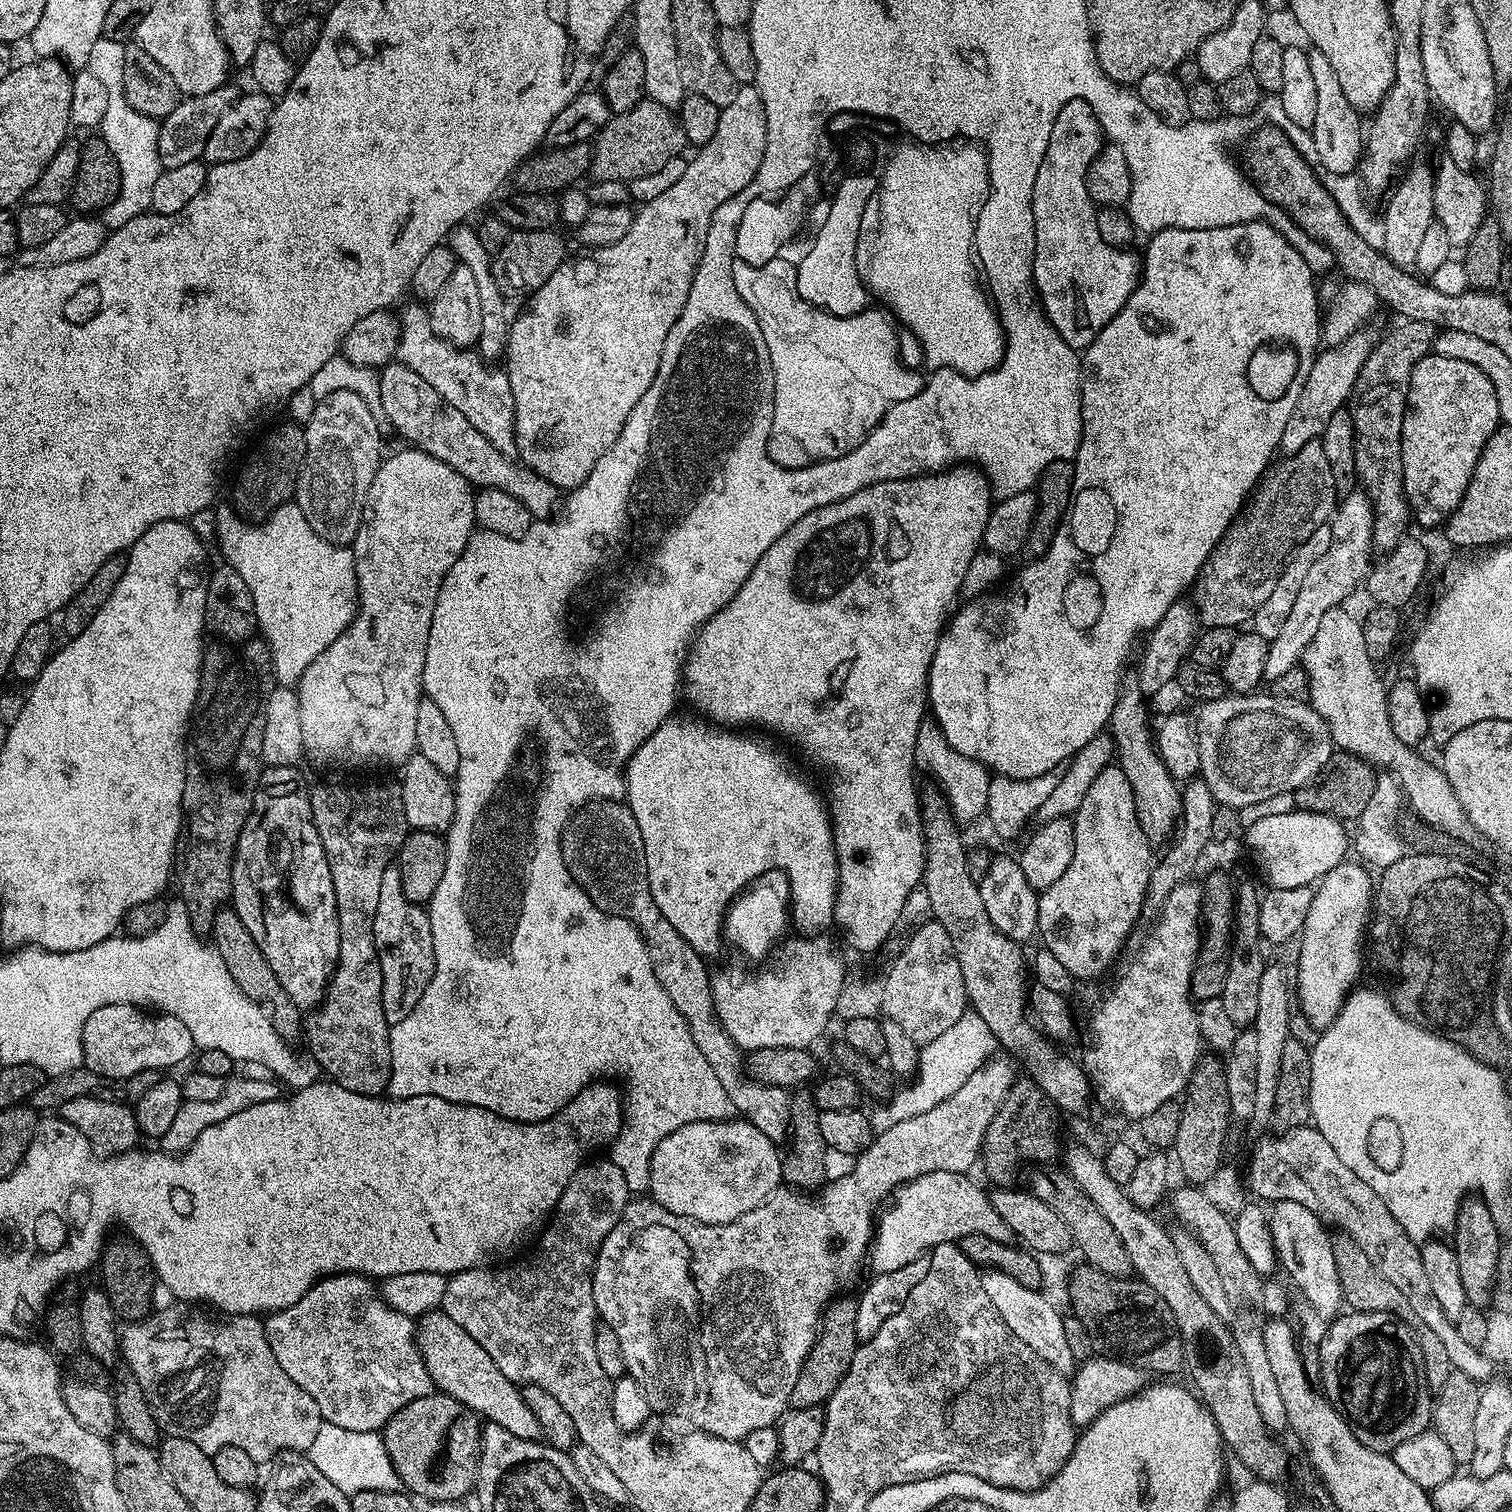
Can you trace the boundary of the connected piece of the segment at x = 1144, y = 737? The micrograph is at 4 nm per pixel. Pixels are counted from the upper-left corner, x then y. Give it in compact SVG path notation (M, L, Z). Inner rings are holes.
M1132 670L1125 671L1120 686L1120 697L1117 698L1112 711L1110 735L1114 741L1118 767L1124 771L1126 778L1130 778L1130 790L1134 792L1134 806L1138 822L1142 826L1142 834L1146 834L1149 844L1160 846L1171 837L1176 821L1180 818L1181 789L1156 752L1150 724L1148 728L1148 714L1144 710L1144 703L1146 697L1139 688L1137 673Z

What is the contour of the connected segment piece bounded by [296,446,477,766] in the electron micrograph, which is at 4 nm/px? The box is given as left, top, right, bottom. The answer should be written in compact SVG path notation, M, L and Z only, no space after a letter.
M411 446L405 447L405 452L396 452L385 459L374 474L374 482L370 486L368 501L364 503L364 517L360 519L358 534L350 547L352 558L356 565L356 595L358 607L356 617L352 619L347 630L340 635L322 654L306 666L300 683L296 688L298 706L302 710L302 742L304 751L309 757L321 760L324 764L360 764L365 760L368 764L396 764L403 766L416 752L416 728L418 723L418 706L422 699L424 687L424 667L426 666L426 646L430 638L430 622L434 618L434 606L438 602L438 594L450 566L458 562L462 550L466 550L468 539L471 538L476 523L476 492L473 485L458 470L446 466L438 458Z

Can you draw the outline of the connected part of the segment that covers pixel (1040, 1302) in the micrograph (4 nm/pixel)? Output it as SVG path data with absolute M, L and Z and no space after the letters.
M987 1269L980 1275L982 1290L995 1310L1006 1322L1006 1326L1016 1335L1020 1343L1025 1344L1038 1358L1042 1358L1048 1365L1056 1371L1068 1374L1073 1371L1074 1361L1066 1342L1066 1335L1063 1329L1064 1316L1058 1309L1044 1296L1039 1289L1022 1286L1020 1282L1008 1274L1002 1274L996 1269Z

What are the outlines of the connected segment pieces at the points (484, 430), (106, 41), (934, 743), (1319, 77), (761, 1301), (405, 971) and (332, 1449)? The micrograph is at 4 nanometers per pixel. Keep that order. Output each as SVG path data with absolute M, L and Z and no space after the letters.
M411 303L398 316L401 329L396 348L397 361L408 366L414 374L421 375L450 406L461 411L476 430L494 442L502 454L515 457L518 451L514 432L514 396L507 373L489 366L477 351L458 348L436 335L429 311L419 303Z
M101 36L98 42L94 42L86 65L87 71L93 72L106 90L106 118L102 118L98 132L106 142L106 146L110 146L110 154L114 154L114 162L118 162L120 171L120 193L114 198L114 202L110 202L102 212L104 227L108 230L126 226L130 218L143 216L151 209L154 182L158 182L162 171L158 152L160 125L157 117L142 114L134 110L130 102L126 102L124 49L125 45L121 41Z
M926 718L920 724L918 738L916 739L916 763L921 769L932 772L934 779L940 783L939 791L942 793L949 812L957 821L976 820L988 811L988 782L989 769L983 764L970 758L966 754L958 754L958 750L950 747L947 740L940 735L935 720Z
M1309 47L1307 54L1310 62L1311 75L1315 81L1315 95L1317 106L1315 107L1315 117L1310 135L1312 138L1312 152L1314 156L1320 159L1319 167L1325 168L1328 174L1332 176L1346 176L1357 171L1360 157L1364 151L1365 137L1362 135L1362 124L1360 128L1361 113L1354 107L1350 106L1350 101L1346 99L1346 93L1342 90L1342 85L1338 83L1338 77L1334 74L1330 61L1326 59L1326 54L1322 54L1317 48Z
M993 1055L992 1059L987 1060L981 1068L974 1070L974 1074L970 1074L970 1078L966 1078L966 1083L958 1090L954 1090L954 1094L946 1098L946 1102L938 1102L934 1110L926 1110L926 1114L916 1114L914 1118L898 1122L896 1126L890 1126L885 1132L879 1133L873 1139L872 1145L861 1156L855 1157L853 1164L856 1165L853 1166L852 1172L838 1177L836 1181L833 1179L825 1183L819 1189L820 1200L815 1200L817 1198L815 1195L781 1186L775 1188L761 1204L754 1206L754 1210L742 1214L742 1218L734 1222L698 1224L686 1219L685 1216L670 1214L670 1210L666 1210L651 1198L629 1199L618 1226L614 1226L610 1234L606 1234L598 1250L596 1264L592 1268L592 1285L599 1319L610 1330L614 1330L614 1334L618 1334L618 1346L622 1346L622 1358L627 1375L632 1376L634 1382L638 1382L638 1386L646 1394L646 1402L651 1406L653 1413L663 1414L668 1418L681 1416L682 1419L692 1423L689 1425L693 1429L723 1440L743 1442L754 1430L773 1427L789 1411L794 1382L798 1382L802 1366L810 1354L811 1347L815 1344L824 1308L830 1301L848 1290L848 1287L859 1278L860 1271L866 1268L866 1261L869 1259L872 1246L874 1225L882 1205L895 1193L896 1189L903 1184L909 1184L911 1180L922 1174L930 1174L934 1170L971 1173L971 1168L978 1164L986 1130L990 1130L990 1124L994 1122L998 1110L1004 1104L1004 1099L1008 1097L1008 1091L1018 1079L1016 1068L1011 1062L1013 1063L1007 1055Z
M393 866L382 874L382 887L374 914L374 946L382 970L382 1010L389 1026L402 1022L426 994L430 978L436 973L434 938L430 918L421 905L410 902L402 890L399 867Z
M321 1423L314 1442L310 1442L306 1449L306 1459L322 1470L322 1474L326 1474L326 1478L330 1478L330 1482L334 1482L334 1486L338 1486L338 1490L342 1490L349 1498L362 1490L395 1492L401 1487L380 1432L342 1430L342 1426Z

